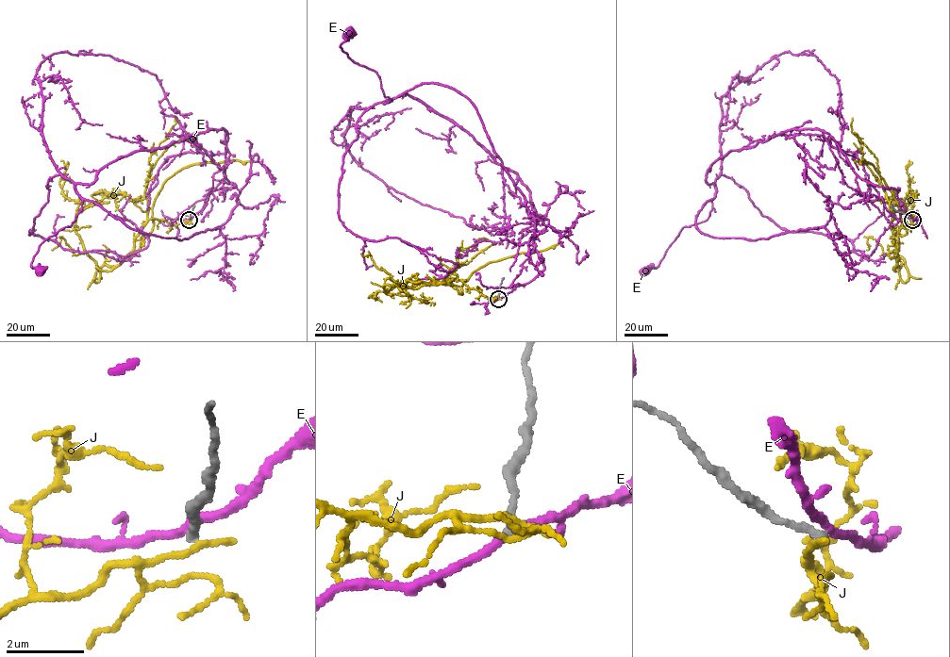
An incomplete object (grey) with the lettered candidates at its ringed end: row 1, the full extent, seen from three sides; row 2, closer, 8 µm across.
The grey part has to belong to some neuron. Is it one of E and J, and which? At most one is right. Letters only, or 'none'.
none

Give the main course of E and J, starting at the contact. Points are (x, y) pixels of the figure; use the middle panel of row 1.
E: (498, 299), (544, 269), (529, 190), (452, 121), (406, 93), (386, 103), (378, 74), (341, 47), (349, 31)
J: (498, 299), (457, 279), (405, 286), (408, 295), (396, 285), (385, 285), (388, 291), (370, 296)

